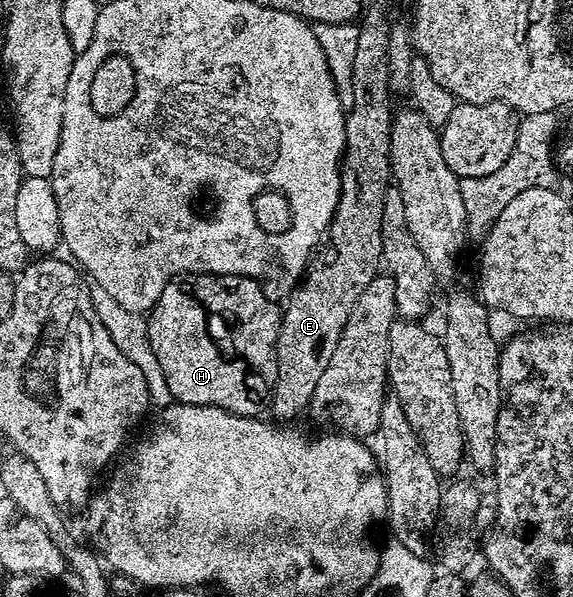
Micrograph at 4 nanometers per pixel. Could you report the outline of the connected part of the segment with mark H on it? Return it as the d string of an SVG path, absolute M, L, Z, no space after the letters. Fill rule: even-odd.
M171 281L166 286L164 293L160 293L156 305L148 312L146 319L148 341L152 345L152 353L156 353L156 362L160 364L160 370L164 372L164 381L168 381L171 400L188 405L224 409L233 415L257 416L259 414L258 399L254 396L253 389L250 388L252 379L248 374L247 366L238 357L225 359L218 352L218 347L214 344L209 329L206 328L207 311L193 298L183 284L181 287L178 283L181 282Z

